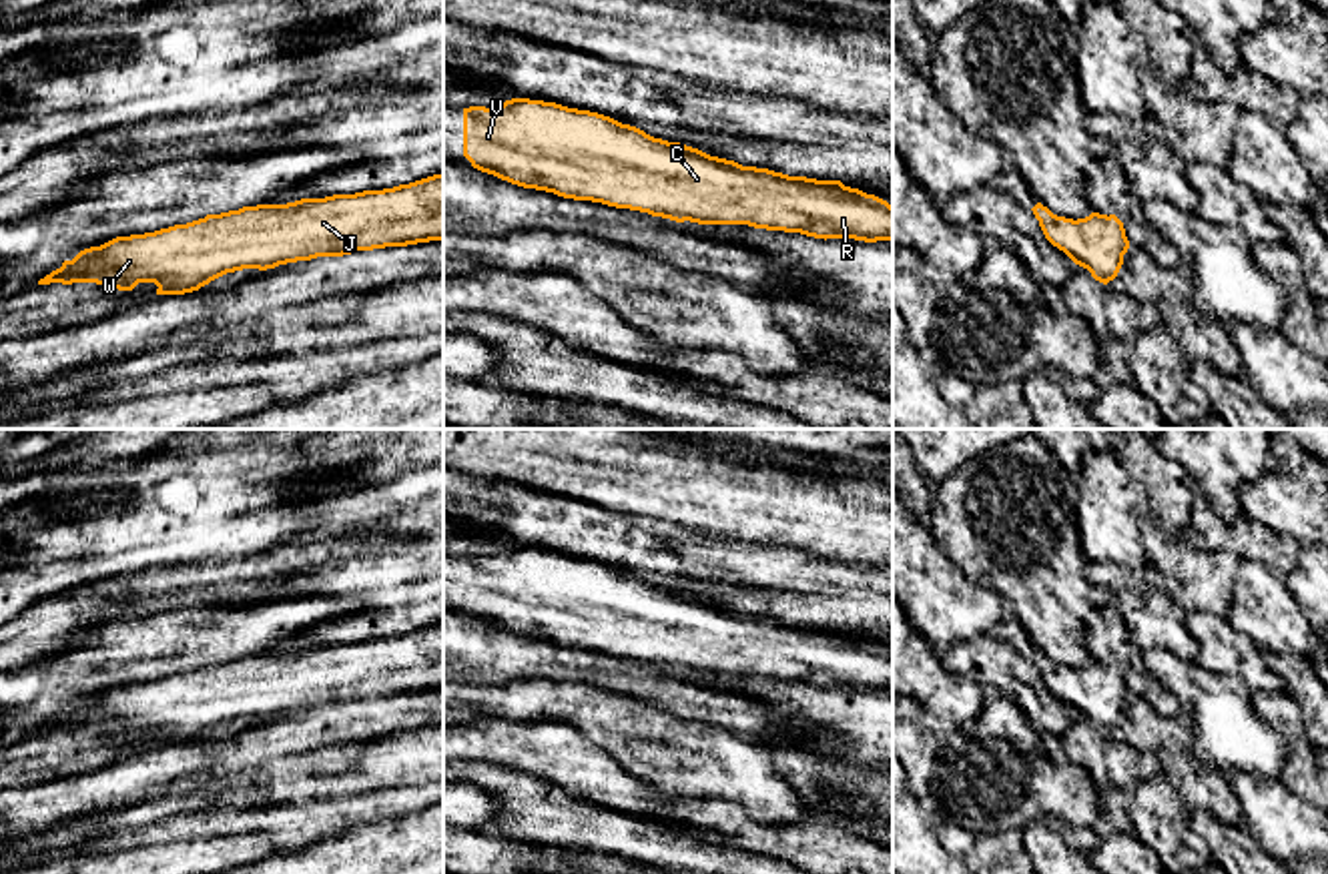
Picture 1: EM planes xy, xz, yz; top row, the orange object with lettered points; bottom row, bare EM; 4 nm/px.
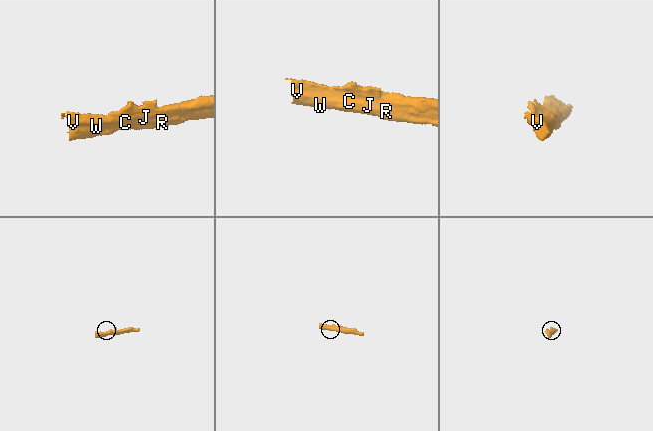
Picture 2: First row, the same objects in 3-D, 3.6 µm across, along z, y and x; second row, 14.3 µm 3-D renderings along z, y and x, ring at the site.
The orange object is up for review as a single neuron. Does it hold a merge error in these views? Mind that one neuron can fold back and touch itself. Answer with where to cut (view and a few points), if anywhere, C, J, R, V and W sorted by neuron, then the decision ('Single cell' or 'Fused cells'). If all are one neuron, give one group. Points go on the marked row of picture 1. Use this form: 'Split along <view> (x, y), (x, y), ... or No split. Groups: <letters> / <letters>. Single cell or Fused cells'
No split. Groups: C J R V W. Single cell

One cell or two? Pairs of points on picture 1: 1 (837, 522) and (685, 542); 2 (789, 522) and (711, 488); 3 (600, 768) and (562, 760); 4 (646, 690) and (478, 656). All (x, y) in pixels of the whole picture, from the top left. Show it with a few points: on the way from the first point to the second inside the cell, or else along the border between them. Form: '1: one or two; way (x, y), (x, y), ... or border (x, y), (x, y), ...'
1: two; border (697, 530), (709, 536), (731, 538)
2: one; way (785, 498), (765, 478), (735, 478)
3: one; way (590, 768), (580, 768), (572, 760)
4: one; way (604, 670), (542, 658), (520, 658)

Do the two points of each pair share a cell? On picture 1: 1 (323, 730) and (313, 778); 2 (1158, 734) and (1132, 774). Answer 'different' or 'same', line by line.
1: different
2: different

